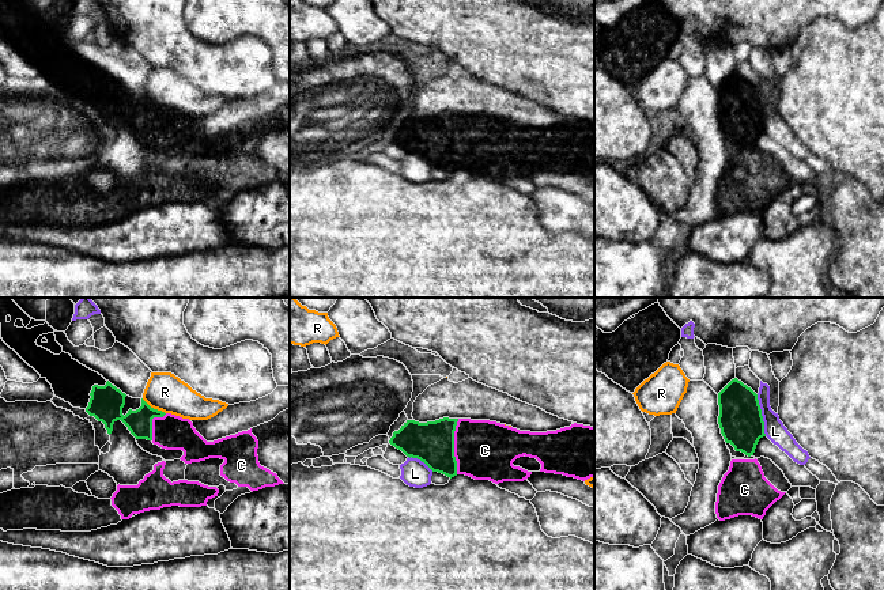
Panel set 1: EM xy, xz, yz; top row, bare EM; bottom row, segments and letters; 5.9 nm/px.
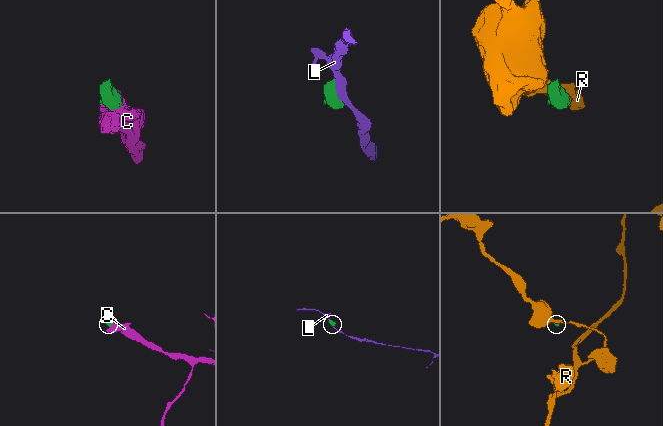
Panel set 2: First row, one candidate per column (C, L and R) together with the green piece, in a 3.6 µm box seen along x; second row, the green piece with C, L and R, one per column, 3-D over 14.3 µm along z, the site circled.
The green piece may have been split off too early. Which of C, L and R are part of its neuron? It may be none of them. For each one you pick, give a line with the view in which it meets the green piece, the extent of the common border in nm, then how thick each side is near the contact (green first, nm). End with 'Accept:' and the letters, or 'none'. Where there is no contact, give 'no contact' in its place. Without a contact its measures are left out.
Accept: none

